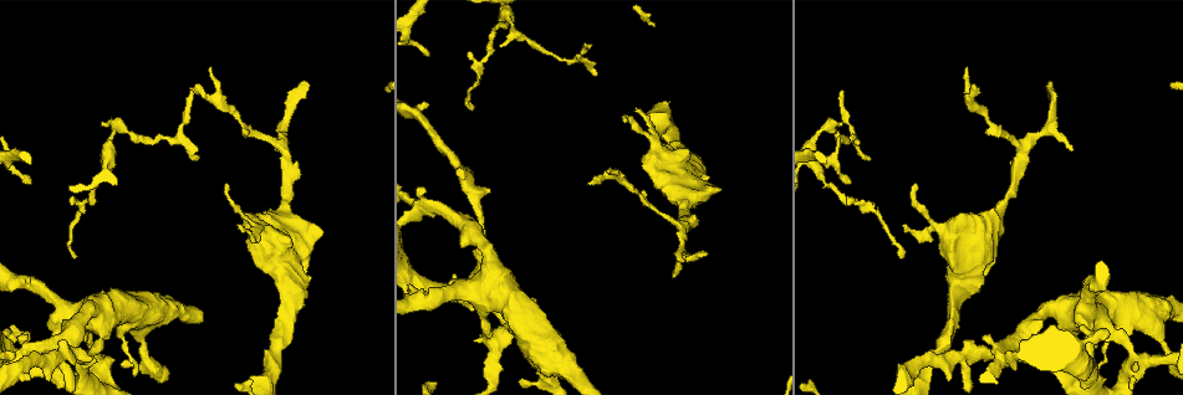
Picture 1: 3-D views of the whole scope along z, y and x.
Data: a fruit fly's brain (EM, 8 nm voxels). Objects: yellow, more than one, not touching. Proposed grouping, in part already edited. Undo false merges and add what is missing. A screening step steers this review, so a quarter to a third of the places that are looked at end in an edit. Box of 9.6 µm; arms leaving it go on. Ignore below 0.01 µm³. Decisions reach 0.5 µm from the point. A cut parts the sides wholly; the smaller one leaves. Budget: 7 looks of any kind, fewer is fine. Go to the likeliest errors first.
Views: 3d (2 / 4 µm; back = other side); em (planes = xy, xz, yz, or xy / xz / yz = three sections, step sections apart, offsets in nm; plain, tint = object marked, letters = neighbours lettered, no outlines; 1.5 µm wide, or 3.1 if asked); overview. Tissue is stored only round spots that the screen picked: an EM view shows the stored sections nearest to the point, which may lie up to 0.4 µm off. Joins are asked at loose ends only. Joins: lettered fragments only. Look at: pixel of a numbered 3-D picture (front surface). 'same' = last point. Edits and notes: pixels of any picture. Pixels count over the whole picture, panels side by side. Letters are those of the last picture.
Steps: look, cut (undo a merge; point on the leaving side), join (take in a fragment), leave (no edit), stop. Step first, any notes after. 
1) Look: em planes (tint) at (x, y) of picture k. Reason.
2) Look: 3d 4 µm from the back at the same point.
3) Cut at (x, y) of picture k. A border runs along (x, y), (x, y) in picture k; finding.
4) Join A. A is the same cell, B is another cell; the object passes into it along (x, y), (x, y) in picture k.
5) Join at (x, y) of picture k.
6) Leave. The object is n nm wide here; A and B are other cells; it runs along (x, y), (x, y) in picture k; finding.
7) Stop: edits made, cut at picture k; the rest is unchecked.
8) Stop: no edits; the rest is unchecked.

Look: em planes (letters) at (705, 255) of picture 1. Branch stops here.

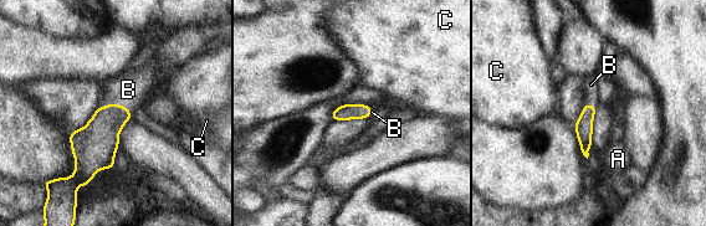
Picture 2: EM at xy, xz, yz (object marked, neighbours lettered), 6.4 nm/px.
Join B. B is the same cell, A and C are other cells; the object passes into it along (100, 138), (117, 104), (128, 90) in picture 2; it goes on there.

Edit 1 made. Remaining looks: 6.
Look: overview.

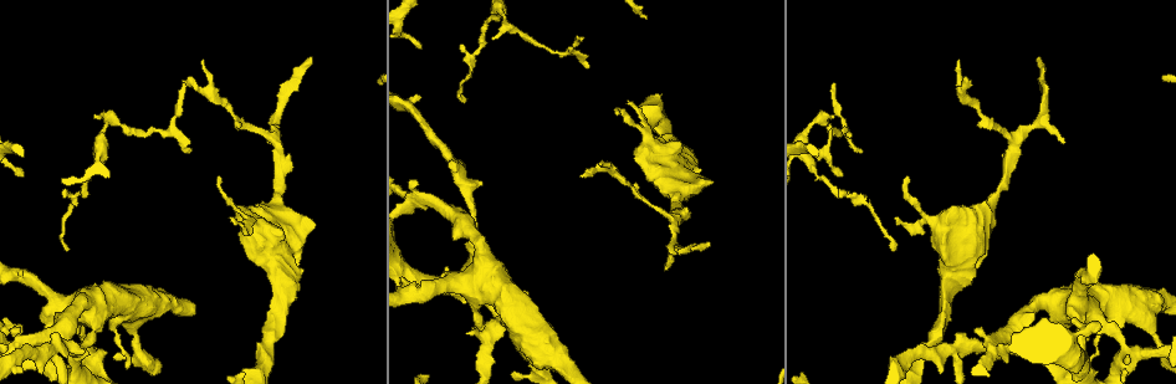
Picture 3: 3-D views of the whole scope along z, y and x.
Look: 3d 2 µm at (67, 249) of picture 3. Thin end.

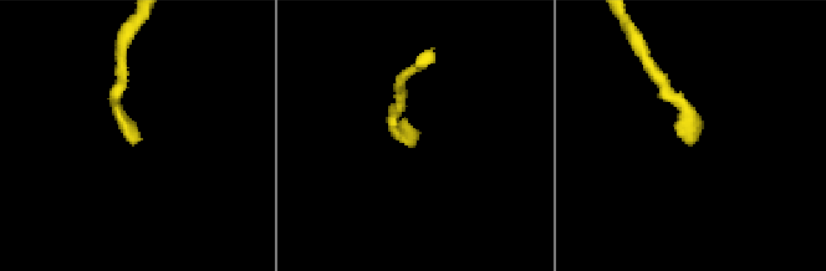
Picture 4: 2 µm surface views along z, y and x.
Look: em planes (letters) at (417, 136) of picture 4. Shape alone is not enough.

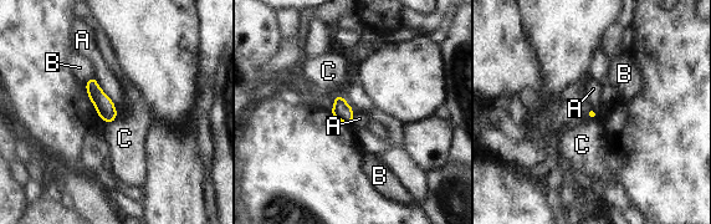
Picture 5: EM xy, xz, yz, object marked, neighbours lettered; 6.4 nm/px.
Leave. A, B and C are other cells; a border runs along (93, 77), (113, 103), (117, 117) in picture 5; no lettered fragment goes on from it.

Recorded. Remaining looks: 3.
Stop: edits made, join at picture 2; the rest is unchecked.

